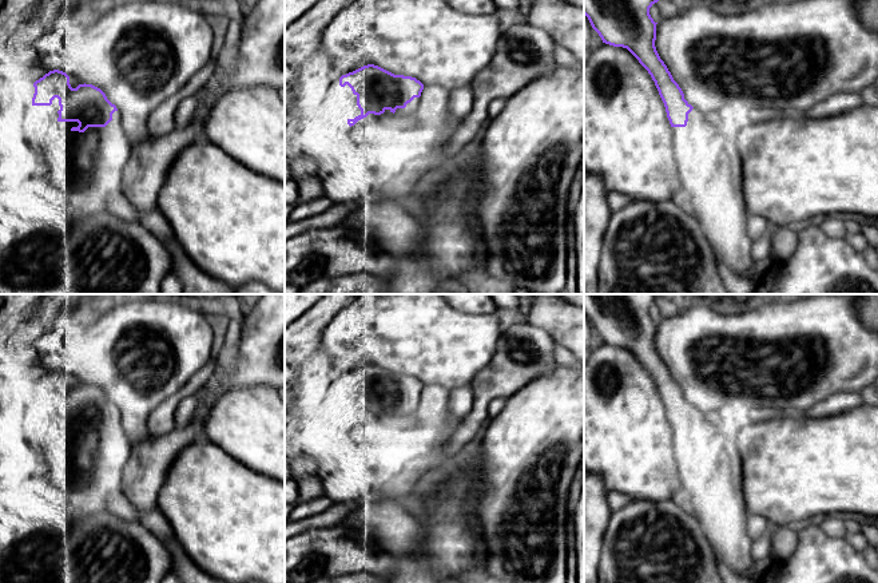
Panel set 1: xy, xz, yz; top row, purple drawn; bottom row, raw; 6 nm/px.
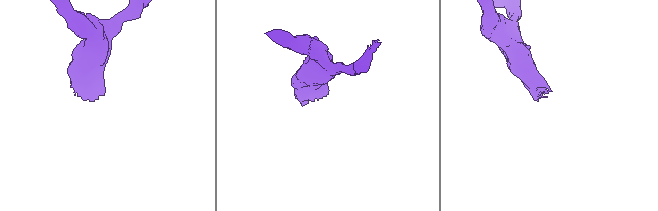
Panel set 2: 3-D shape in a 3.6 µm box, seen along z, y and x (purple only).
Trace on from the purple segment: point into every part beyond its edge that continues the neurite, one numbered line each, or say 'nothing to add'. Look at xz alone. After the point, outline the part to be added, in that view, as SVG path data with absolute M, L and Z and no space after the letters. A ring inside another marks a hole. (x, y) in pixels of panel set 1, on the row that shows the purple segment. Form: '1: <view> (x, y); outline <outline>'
1: xz (410, 107); outline M414 98L410 103L406 104L405 108L397 108L394 114L398 116L412 115L418 106L418 100L420 98Z

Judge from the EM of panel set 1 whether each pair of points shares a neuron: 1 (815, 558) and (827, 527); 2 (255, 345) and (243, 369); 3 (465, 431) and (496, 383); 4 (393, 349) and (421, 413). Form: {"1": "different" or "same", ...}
{"1": "different", "2": "same", "3": "same", "4": "different"}

